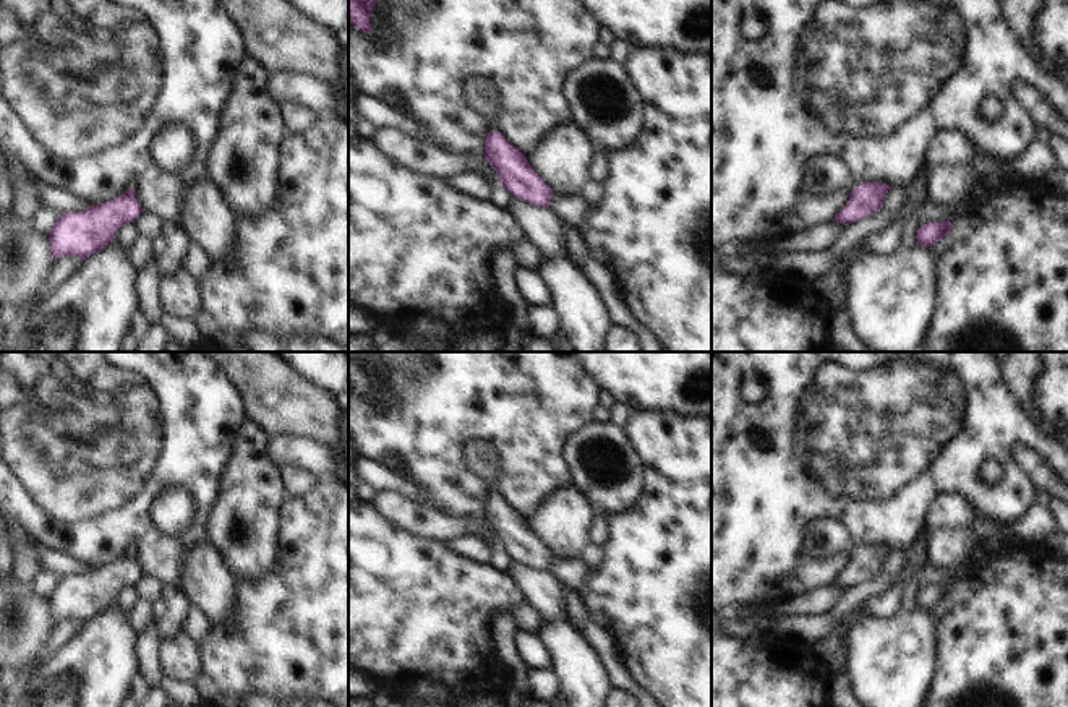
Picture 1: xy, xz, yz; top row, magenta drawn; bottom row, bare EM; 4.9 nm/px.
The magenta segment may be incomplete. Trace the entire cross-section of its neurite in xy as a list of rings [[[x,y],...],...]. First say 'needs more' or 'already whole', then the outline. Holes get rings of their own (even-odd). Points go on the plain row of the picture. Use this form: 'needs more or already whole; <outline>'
already whole; [[[125,553],[115,563],[99,566],[84,574],[65,574],[49,597],[50,618],[89,621],[115,605],[117,593],[135,585],[144,572],[135,553]]]

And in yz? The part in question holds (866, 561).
already whole; [[[882,545],[859,546],[849,556],[848,568],[835,579],[833,584],[849,589],[883,571],[883,563],[893,550]]]

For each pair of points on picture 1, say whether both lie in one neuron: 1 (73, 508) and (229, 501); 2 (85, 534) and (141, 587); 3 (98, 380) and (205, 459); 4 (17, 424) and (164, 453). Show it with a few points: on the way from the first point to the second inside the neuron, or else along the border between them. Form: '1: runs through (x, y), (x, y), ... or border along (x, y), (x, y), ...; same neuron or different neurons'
1: border along (224, 464), (205, 539); different neurons
2: border along (145, 573), (162, 584); different neurons
3: runs through (127, 380), (140, 386), (183, 430); same neuron
4: runs through (54, 433), (73, 453), (127, 453); same neuron

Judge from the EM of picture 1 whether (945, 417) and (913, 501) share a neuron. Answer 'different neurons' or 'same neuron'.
same neuron

